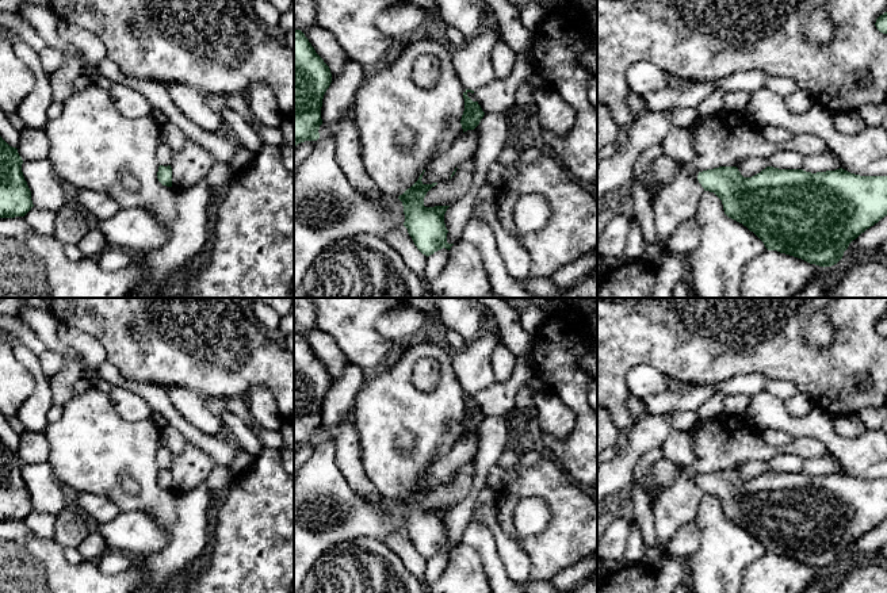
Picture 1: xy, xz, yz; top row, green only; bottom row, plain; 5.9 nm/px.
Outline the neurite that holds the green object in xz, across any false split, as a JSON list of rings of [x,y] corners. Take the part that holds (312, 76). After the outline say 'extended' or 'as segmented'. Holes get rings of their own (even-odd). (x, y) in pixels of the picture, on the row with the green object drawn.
[[[294,30],[294,146],[320,138],[322,99],[332,73],[301,30]]]; as segmented

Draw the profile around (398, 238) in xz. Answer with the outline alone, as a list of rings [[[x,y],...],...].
[[[405,226],[390,230],[383,240],[401,255],[409,269],[418,275],[424,272],[427,256],[417,249]]]

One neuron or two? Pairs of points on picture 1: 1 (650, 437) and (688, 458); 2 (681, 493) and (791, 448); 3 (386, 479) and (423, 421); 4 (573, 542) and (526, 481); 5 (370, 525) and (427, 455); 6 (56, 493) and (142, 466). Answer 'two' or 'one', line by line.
1: two
2: one
3: one
4: one
5: two
6: two

